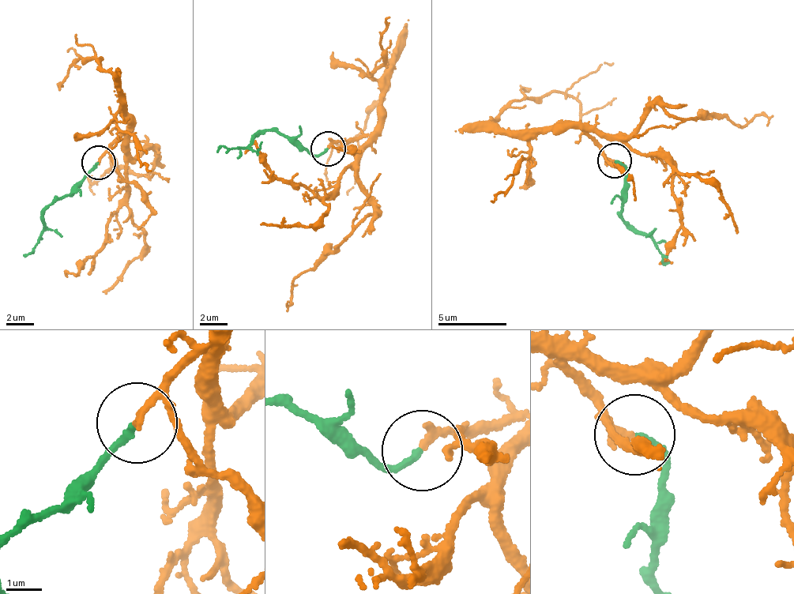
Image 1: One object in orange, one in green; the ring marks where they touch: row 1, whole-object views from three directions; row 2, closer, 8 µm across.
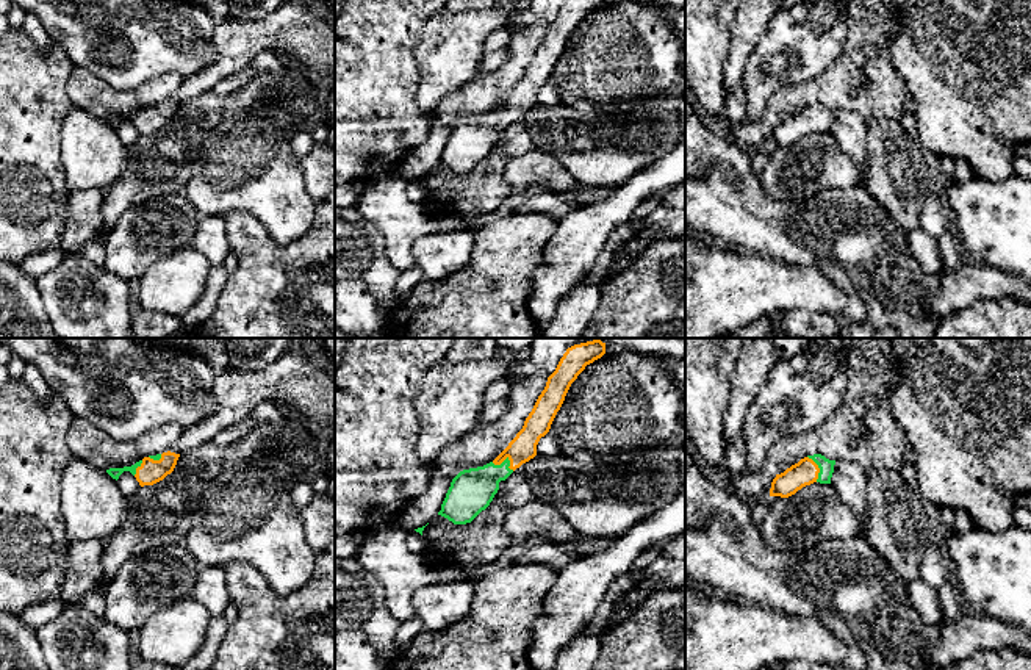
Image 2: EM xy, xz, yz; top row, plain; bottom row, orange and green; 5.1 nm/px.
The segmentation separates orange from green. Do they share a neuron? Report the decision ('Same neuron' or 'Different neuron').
Same neuron

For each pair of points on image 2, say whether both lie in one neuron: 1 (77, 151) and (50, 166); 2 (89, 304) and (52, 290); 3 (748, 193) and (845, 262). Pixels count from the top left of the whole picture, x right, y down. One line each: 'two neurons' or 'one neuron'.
1: two neurons
2: one neuron
3: one neuron

